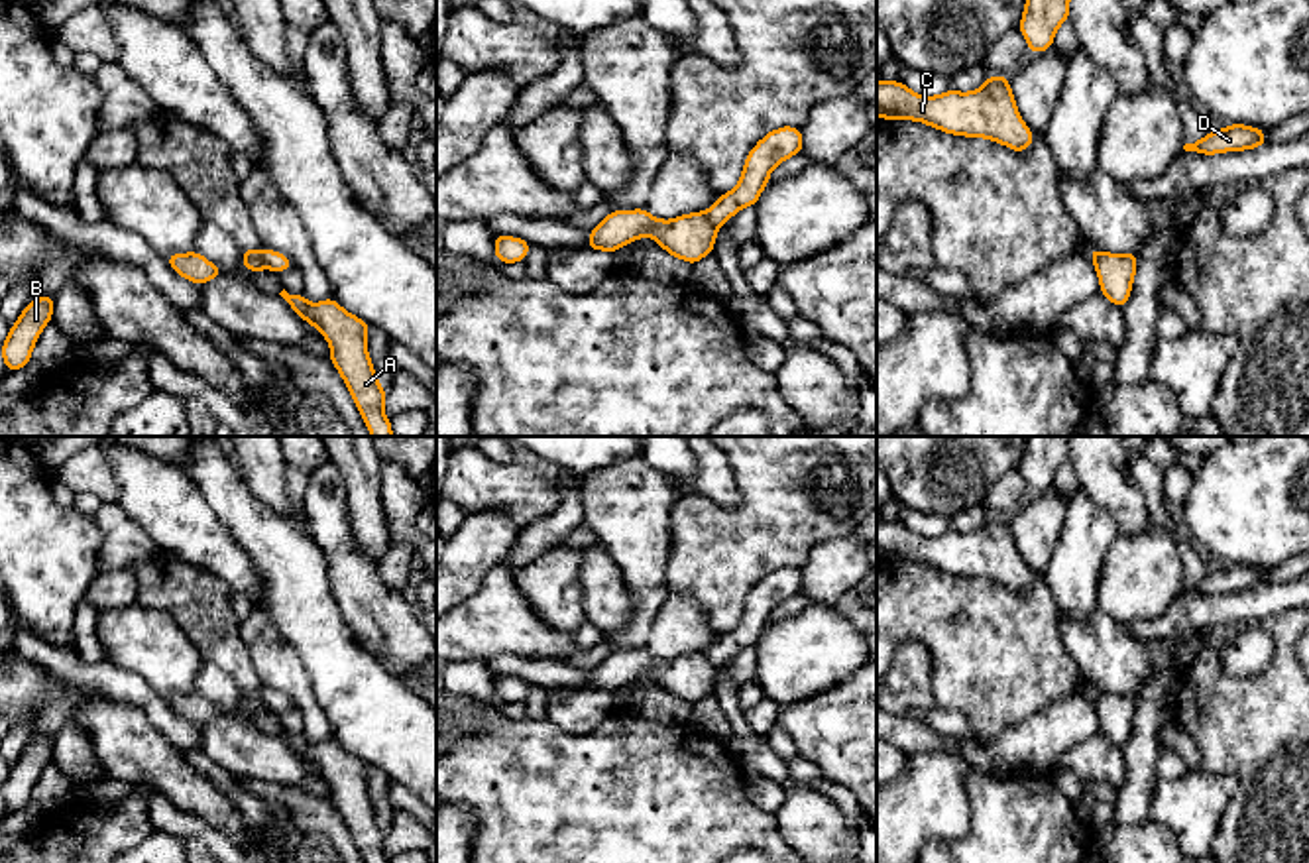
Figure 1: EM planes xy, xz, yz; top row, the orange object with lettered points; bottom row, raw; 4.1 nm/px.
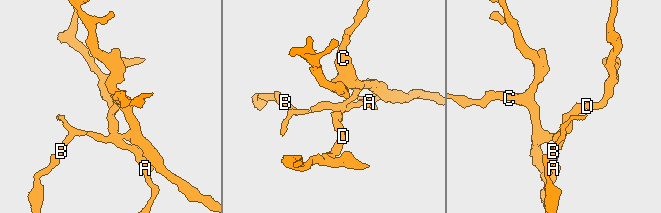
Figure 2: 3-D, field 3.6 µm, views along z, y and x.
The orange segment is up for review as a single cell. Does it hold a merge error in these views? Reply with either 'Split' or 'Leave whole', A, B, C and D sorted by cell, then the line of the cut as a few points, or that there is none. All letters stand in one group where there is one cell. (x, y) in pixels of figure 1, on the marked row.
Split. Groups: A B D / C. Split along xy (260, 250), (268, 266)

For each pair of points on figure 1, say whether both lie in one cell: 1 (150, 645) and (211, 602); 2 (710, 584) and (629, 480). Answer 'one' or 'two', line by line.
1: two
2: two

